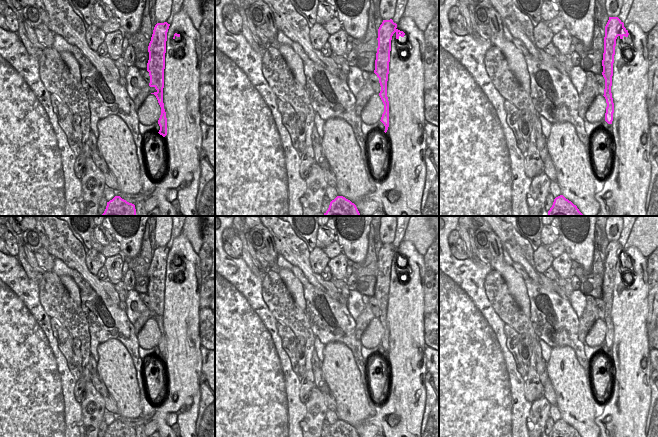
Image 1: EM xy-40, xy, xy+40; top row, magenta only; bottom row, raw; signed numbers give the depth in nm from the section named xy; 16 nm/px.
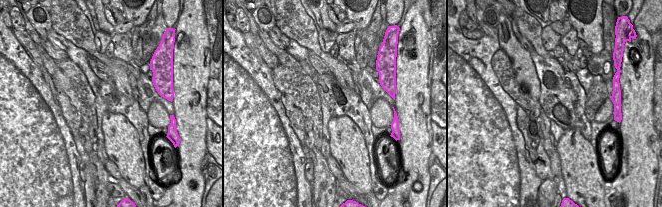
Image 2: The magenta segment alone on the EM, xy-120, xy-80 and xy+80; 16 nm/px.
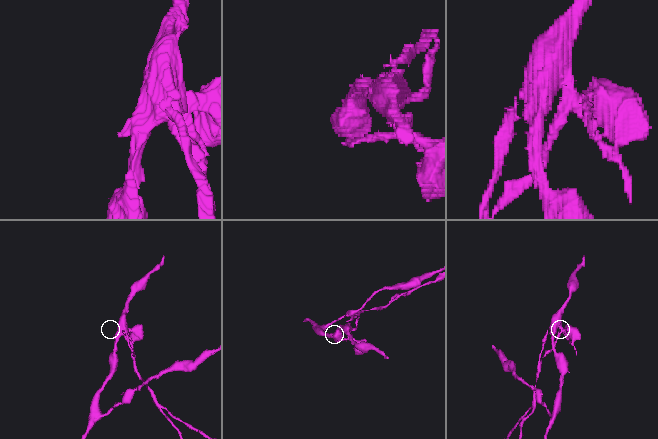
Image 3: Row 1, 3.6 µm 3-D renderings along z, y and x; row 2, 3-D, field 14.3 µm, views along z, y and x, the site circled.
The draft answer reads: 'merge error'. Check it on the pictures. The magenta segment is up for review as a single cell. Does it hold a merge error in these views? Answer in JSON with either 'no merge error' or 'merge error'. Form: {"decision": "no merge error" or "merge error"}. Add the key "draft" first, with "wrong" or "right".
{"draft": "right", "decision": "merge error"}

